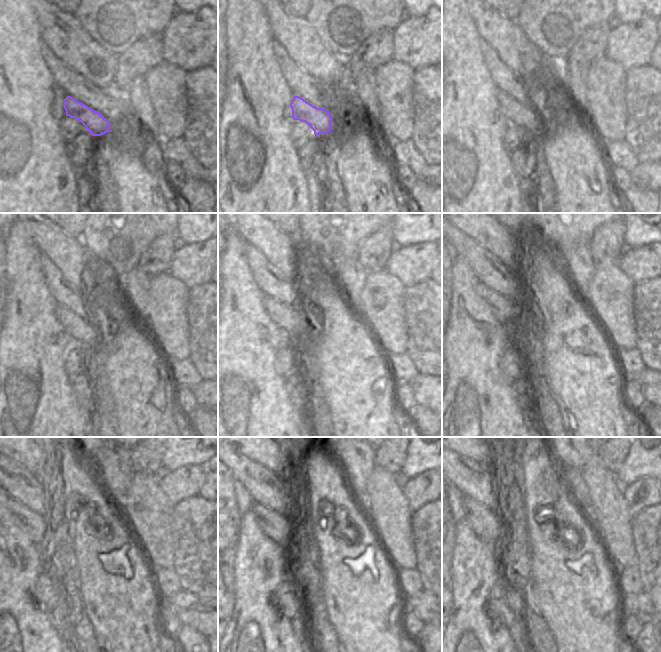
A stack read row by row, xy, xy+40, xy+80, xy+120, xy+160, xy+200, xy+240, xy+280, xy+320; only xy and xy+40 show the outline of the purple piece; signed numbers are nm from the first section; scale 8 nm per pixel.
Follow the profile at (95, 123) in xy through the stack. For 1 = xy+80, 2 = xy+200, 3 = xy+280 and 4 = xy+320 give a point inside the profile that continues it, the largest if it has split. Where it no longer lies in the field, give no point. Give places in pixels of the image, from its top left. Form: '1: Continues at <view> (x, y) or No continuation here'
1: Continues at xy+80 (528, 115)
2: Continues at xy+200 (502, 308)
3: Continues at xy+280 (271, 524)
4: Continues at xy+320 (488, 527)

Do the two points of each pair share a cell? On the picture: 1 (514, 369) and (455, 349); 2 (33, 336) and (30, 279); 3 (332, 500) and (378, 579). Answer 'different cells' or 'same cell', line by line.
1: different cells
2: same cell
3: same cell

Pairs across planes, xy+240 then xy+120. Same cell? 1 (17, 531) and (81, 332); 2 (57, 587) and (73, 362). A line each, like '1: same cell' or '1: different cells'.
1: different cells
2: same cell

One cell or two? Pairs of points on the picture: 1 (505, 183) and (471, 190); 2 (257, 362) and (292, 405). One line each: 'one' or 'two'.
1: one
2: one

